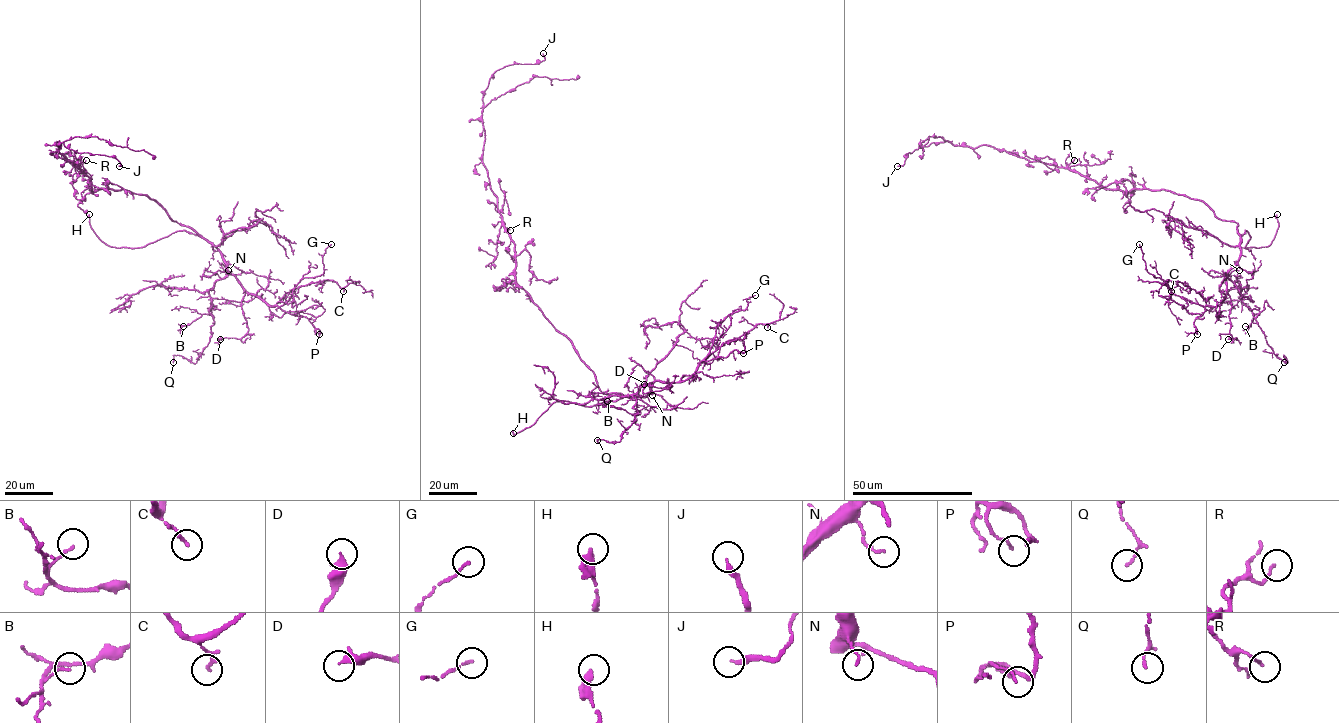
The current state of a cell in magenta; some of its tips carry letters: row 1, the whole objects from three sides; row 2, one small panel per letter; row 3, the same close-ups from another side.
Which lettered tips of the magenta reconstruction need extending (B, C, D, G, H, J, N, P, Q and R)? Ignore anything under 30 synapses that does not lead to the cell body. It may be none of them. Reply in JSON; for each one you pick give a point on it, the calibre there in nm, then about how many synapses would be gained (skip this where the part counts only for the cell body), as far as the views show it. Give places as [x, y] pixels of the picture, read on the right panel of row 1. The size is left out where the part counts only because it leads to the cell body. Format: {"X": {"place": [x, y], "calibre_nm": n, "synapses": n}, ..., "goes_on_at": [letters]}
{"H": {"place": [1277, 214], "calibre_nm": 320}, "goes_on_at": ["H"]}

